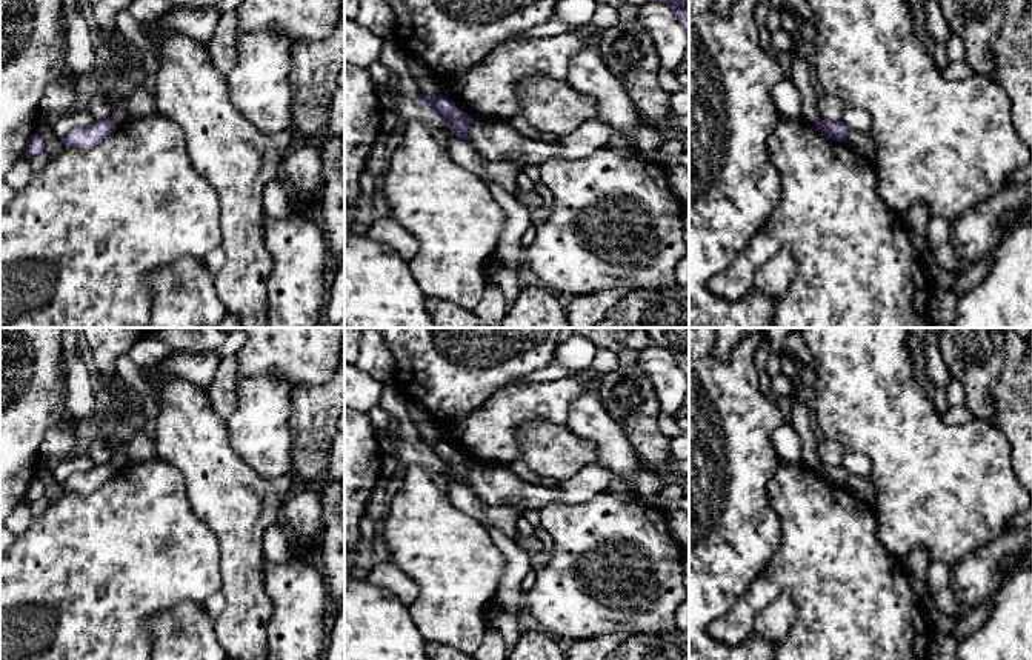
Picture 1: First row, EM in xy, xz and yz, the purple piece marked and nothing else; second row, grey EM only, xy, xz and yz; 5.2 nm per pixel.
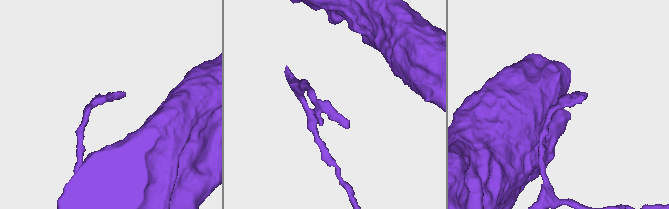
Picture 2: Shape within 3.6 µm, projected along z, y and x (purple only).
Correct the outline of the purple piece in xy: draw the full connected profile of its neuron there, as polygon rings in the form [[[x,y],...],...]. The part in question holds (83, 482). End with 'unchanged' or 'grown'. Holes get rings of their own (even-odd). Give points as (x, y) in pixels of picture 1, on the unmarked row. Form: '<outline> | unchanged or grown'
[[[111,463],[94,465],[86,471],[78,471],[71,474],[63,483],[65,492],[74,492],[78,495],[88,495],[98,488],[102,488],[108,480],[111,480],[118,472]]] | unchanged

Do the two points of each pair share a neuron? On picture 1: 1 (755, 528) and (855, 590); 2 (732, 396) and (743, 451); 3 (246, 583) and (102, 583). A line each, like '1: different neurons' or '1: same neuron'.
1: different neurons
2: same neuron
3: different neurons

